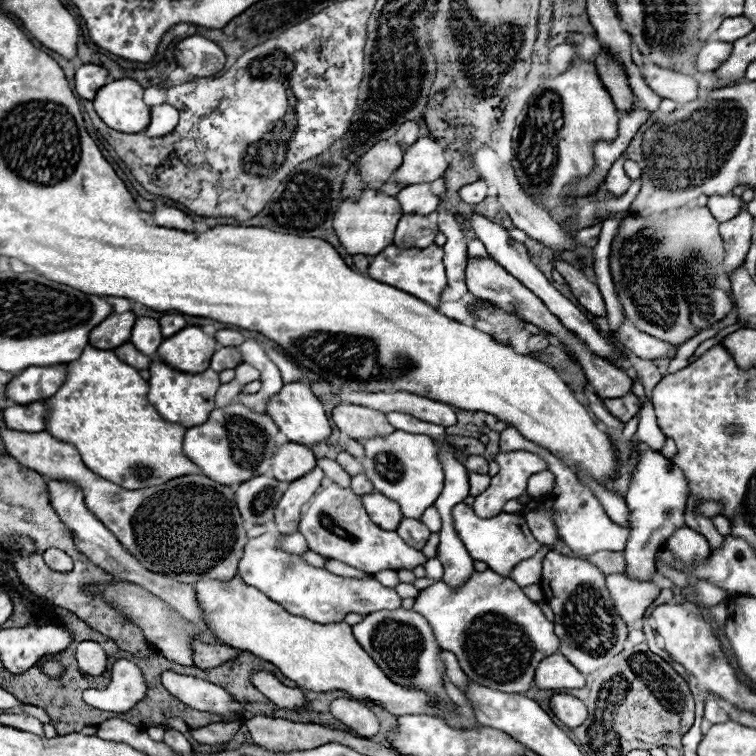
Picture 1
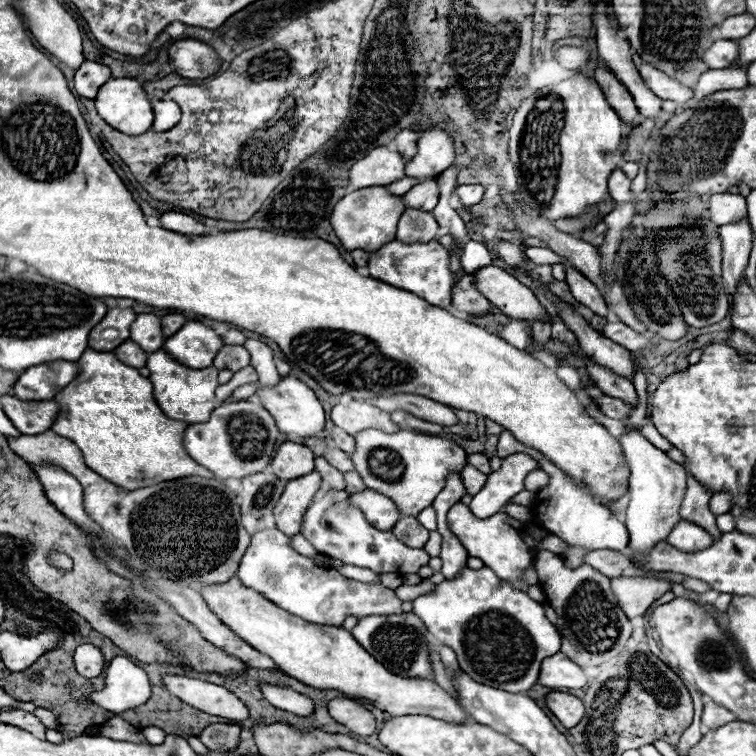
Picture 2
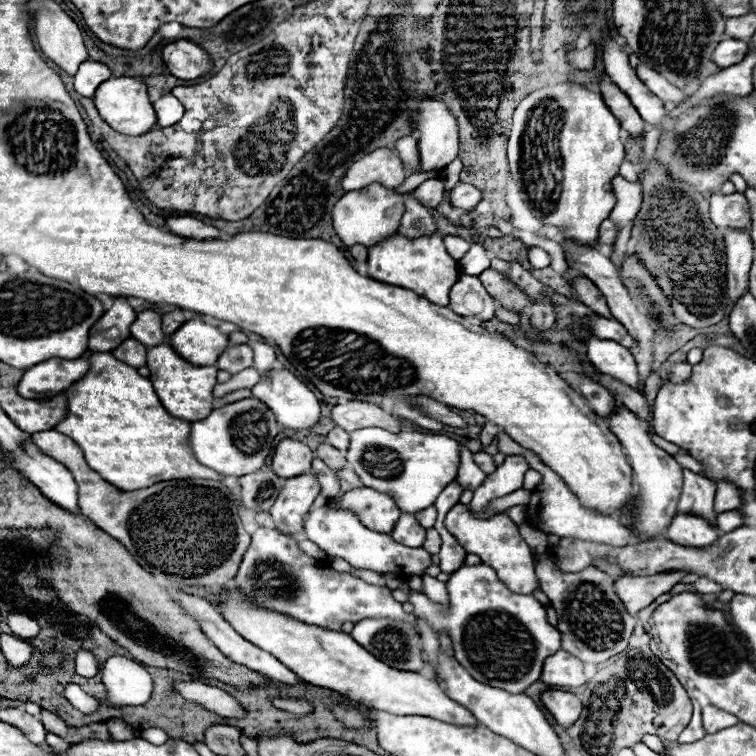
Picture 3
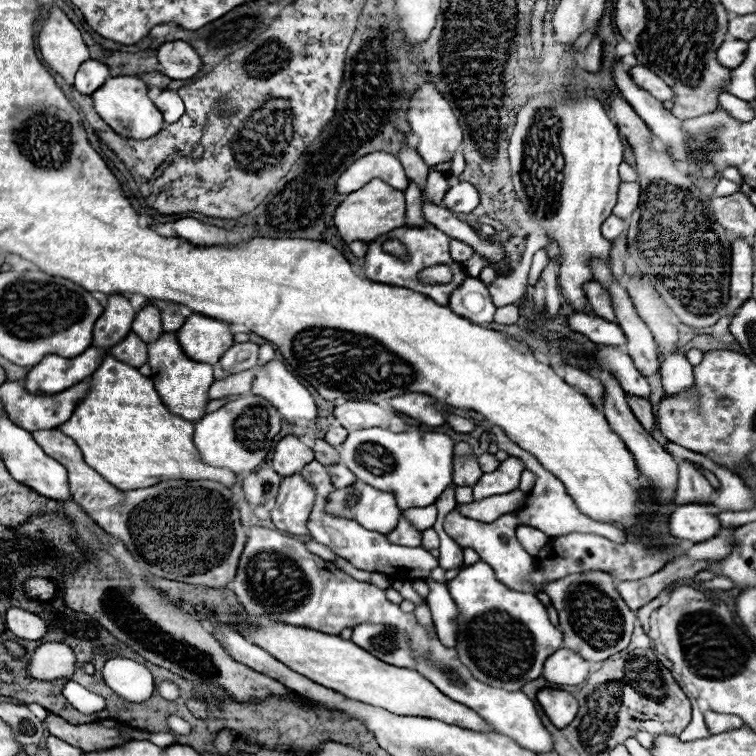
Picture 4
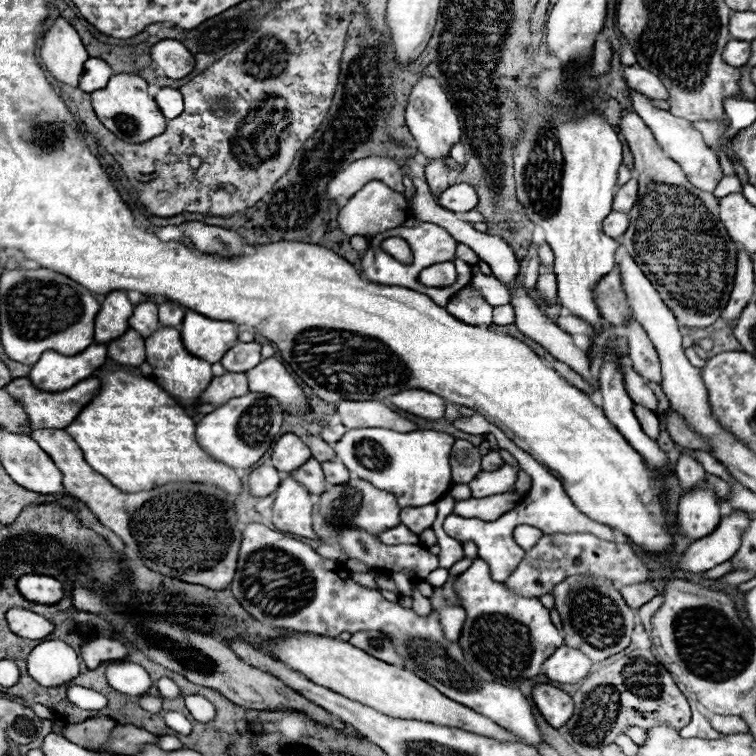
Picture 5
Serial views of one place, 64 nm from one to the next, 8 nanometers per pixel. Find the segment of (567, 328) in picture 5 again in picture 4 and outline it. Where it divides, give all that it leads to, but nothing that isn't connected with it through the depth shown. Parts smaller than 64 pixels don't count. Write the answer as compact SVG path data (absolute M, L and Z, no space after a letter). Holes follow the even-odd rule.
M572 314L566 318L566 324L572 332L584 334L594 344L610 344L610 346L624 346L626 338L618 324L604 322L600 316L586 316L586 314Z

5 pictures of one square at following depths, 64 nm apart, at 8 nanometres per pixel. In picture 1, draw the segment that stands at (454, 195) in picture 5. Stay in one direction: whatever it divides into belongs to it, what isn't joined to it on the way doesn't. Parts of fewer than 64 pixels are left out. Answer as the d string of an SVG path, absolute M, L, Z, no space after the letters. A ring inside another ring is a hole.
M480 180L480 182L474 182L474 184L466 184L460 188L460 198L468 204L478 204L486 198L486 184Z

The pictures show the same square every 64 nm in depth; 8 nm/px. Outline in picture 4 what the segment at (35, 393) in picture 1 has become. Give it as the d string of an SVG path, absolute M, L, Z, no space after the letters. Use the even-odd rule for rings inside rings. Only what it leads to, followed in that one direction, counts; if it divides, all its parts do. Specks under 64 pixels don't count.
M122 294L108 296L108 304L104 306L102 316L94 324L94 346L112 348L116 342L124 340L130 334L132 318L136 316L128 298ZM90 346L76 358L48 354L28 372L24 382L28 390L36 394L56 394L56 390L66 390L68 386L74 386L76 382L82 382L84 378L92 376L104 356L106 350L94 346Z

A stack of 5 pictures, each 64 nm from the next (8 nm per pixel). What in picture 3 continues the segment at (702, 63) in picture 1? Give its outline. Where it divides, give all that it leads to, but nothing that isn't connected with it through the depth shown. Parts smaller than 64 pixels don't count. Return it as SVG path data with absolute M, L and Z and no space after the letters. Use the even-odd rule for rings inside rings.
M724 38L714 54L712 54L712 62L720 68L728 68L728 66L734 66L734 64L740 64L744 60L748 52L748 44L742 42L742 40L734 40L734 38Z

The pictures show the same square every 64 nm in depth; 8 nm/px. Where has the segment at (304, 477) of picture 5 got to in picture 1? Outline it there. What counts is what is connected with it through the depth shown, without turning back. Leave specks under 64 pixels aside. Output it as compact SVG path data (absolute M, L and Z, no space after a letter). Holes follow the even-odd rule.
M322 458L322 460L318 460L318 466L324 470L326 478L330 478L332 482L336 482L336 484L340 484L340 486L344 486L344 488L350 486L350 474L346 474L334 460Z

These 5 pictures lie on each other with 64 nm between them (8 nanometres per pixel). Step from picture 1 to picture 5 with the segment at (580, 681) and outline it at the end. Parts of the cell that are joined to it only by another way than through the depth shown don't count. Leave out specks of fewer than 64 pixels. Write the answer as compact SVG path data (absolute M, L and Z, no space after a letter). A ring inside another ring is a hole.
M560 646L546 662L544 674L560 684L576 684L588 676L592 660L578 648Z

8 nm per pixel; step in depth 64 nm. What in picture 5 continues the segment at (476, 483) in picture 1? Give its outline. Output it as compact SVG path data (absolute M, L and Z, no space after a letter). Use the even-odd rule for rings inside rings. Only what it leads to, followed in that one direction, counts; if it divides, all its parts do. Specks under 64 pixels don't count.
M456 440L450 454L450 466L452 466L452 480L468 484L480 470L482 456L478 454L478 448L472 446L468 440Z

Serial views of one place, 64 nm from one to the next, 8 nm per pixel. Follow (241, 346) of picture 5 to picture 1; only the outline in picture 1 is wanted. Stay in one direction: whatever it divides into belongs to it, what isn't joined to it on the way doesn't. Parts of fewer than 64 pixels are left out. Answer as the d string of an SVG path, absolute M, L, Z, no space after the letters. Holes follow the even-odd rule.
M222 346L214 356L212 356L212 370L220 372L220 370L234 370L236 366L240 366L244 362L240 350L236 346Z

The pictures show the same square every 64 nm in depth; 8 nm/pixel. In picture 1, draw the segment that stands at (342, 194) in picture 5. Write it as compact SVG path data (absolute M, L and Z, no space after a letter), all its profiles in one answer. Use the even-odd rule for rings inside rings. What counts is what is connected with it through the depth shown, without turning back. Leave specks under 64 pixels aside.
M384 140L378 142L376 146L372 146L372 150L368 150L358 166L356 172L360 176L362 184L370 184L370 182L388 182L392 178L392 174L398 170L400 162L402 162L402 150L400 146L396 146L396 142L392 140Z

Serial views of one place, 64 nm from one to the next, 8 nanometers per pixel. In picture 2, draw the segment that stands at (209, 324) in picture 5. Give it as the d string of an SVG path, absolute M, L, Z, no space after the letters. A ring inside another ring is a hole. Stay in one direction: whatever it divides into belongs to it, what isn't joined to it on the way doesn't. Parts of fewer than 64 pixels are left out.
M196 320L186 322L164 342L164 350L172 350L172 354L184 362L184 366L212 366L222 346L222 336Z

